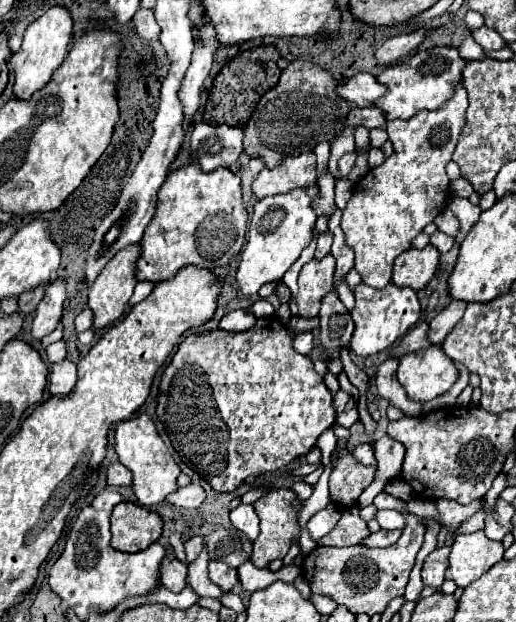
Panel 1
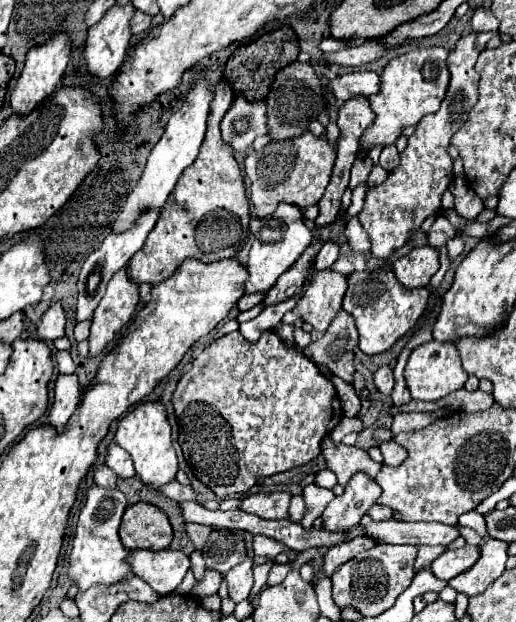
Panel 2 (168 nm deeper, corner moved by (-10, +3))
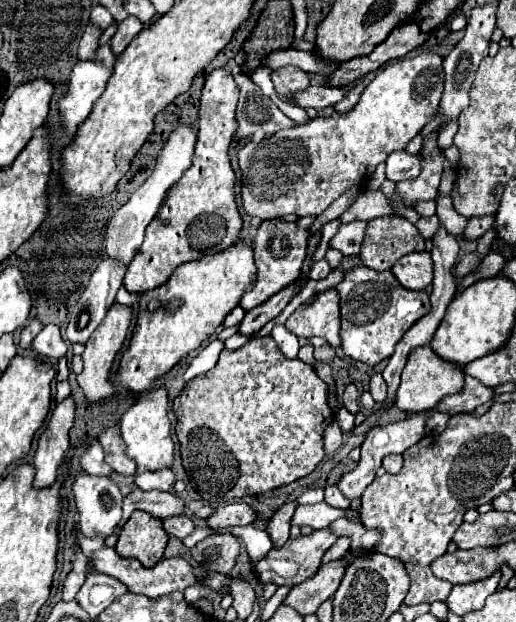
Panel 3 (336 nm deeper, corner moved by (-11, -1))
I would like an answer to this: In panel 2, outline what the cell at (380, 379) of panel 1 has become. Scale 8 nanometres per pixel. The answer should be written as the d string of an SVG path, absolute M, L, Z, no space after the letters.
M381 366L375 372L375 386L377 386L379 392L391 394L391 390L395 386L395 378L393 378L393 368L391 366Z

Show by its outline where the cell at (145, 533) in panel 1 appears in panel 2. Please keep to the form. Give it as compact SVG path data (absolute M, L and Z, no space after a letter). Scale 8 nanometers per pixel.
M137 502L127 506L119 536L123 546L129 550L163 550L171 544L173 530L161 508L147 502Z

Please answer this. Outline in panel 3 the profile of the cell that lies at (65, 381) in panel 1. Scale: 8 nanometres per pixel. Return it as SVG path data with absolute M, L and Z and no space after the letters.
M66 398L64 402L56 404L46 430L38 440L38 448L34 454L36 468L36 476L32 482L34 488L48 488L56 482L60 462L64 460L70 448L68 430L72 428L72 422L74 422L74 400Z

